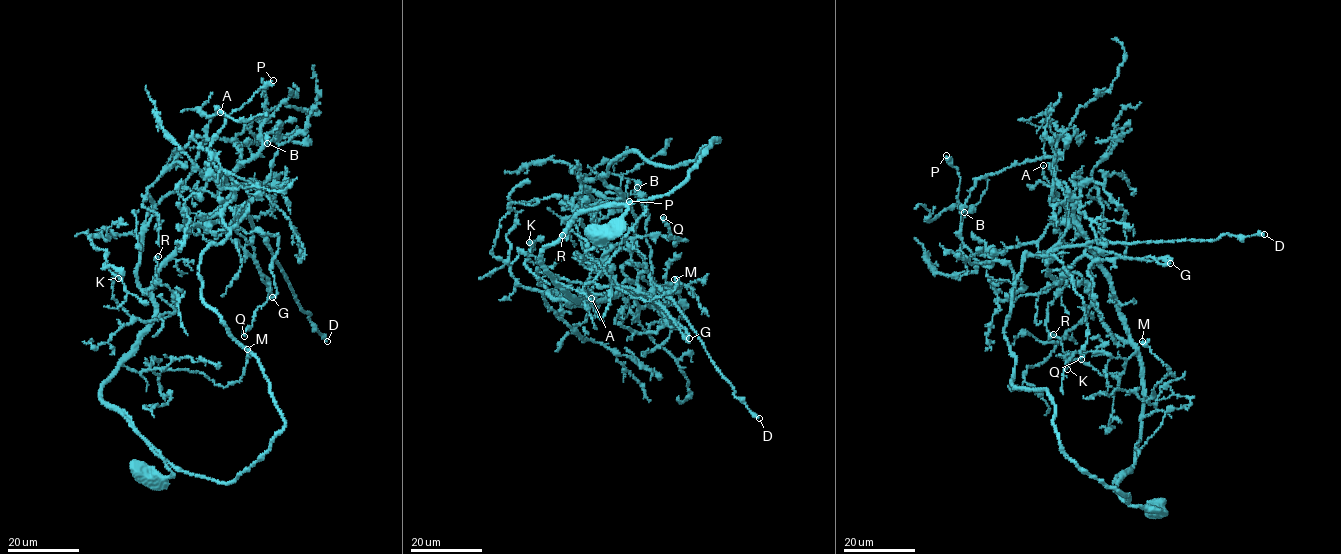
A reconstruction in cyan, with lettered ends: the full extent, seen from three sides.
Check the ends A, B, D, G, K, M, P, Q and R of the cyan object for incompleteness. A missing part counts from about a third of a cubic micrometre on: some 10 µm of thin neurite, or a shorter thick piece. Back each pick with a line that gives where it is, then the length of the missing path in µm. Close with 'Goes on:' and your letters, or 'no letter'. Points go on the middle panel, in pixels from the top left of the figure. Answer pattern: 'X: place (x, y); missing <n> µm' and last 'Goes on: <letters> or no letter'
A: place (591, 298); missing 35 µm
D: place (759, 418); missing 130 µm
G: place (689, 338); missing 50 µm
Goes on: A, D, G

